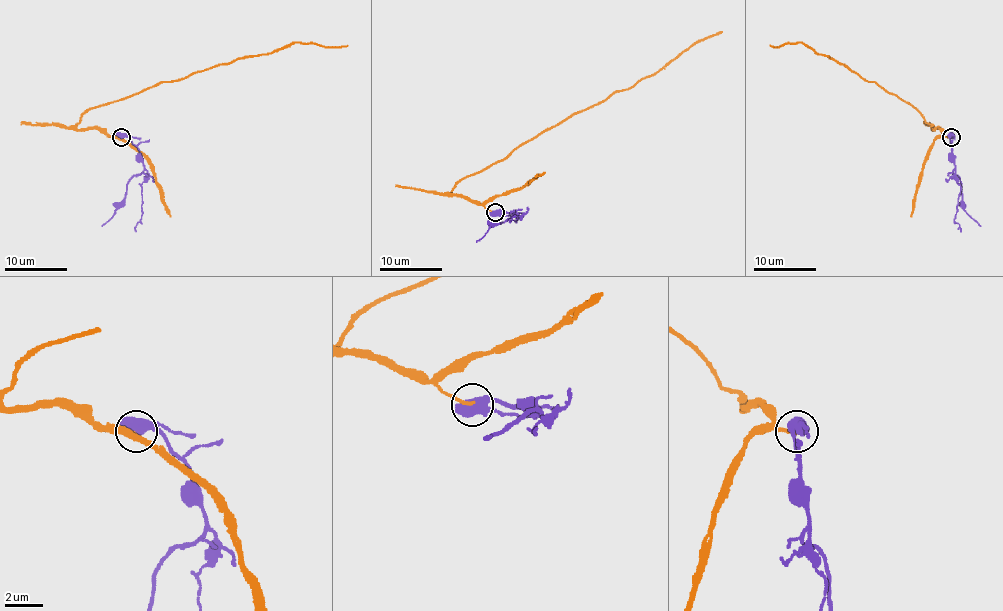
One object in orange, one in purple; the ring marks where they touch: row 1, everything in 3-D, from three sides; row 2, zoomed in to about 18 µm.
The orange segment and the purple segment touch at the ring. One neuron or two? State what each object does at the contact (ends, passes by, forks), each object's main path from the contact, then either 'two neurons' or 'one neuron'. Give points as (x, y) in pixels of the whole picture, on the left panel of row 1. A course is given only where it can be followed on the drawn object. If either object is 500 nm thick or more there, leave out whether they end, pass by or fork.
course orange (120, 137), (76, 124), (90, 108), (238, 58), (281, 50), (295, 42), (347, 45); course purple (120, 137), (127, 137), (138, 149), (144, 170), (128, 182), (125, 201), (101, 226); two neurons

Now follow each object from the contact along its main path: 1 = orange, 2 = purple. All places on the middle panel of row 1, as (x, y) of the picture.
1: (495, 212), (451, 194), (451, 190), (465, 177), (501, 161), (573, 114), (655, 75), (698, 42), (721, 31)
2: (495, 212), (501, 210), (518, 216), (512, 215), (503, 223), (493, 223), (476, 242)

